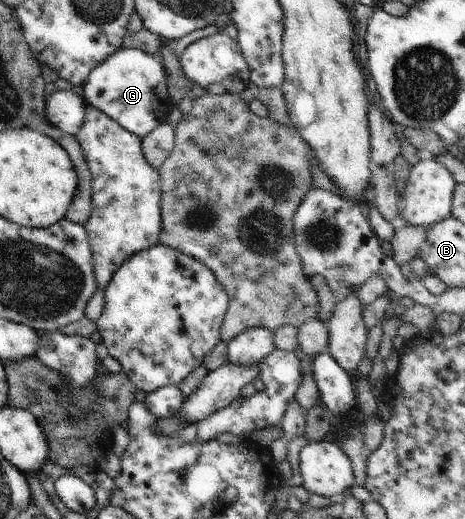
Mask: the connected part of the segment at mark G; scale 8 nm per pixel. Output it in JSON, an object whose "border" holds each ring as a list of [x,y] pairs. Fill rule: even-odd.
{"border":[[[121,47],[91,70],[79,91],[88,105],[95,106],[116,124],[143,139],[166,122],[173,108],[167,84],[167,72],[158,56],[140,49]]]}

